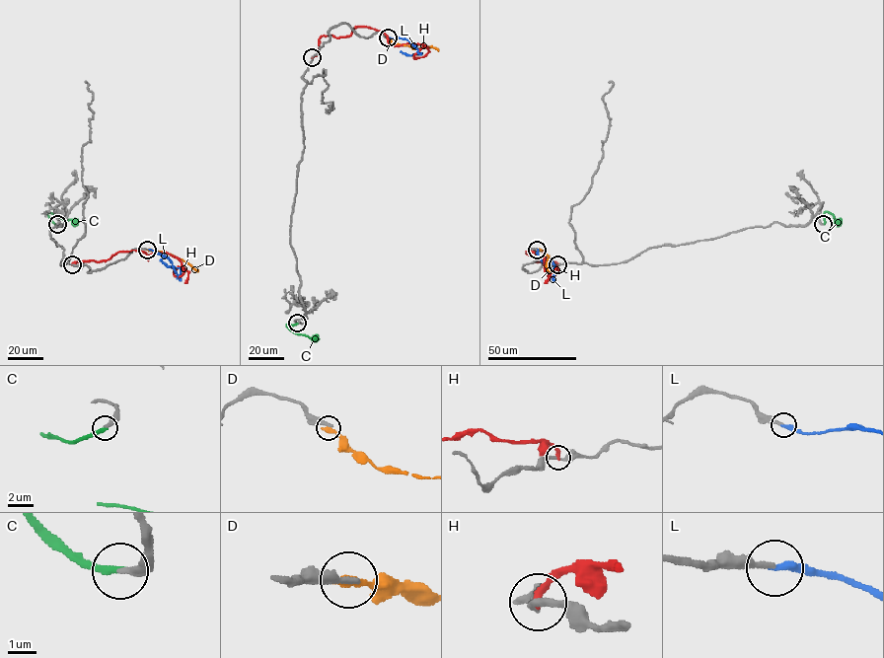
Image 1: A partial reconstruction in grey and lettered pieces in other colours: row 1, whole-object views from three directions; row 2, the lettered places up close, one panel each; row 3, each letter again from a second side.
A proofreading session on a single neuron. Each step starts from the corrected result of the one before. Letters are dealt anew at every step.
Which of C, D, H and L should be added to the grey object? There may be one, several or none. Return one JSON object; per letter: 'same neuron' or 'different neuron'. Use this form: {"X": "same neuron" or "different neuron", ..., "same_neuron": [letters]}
{"C": "same neuron", "D": "different neuron", "H": "different neuron", "L": "same neuron", "same_neuron": ["C", "L"]}

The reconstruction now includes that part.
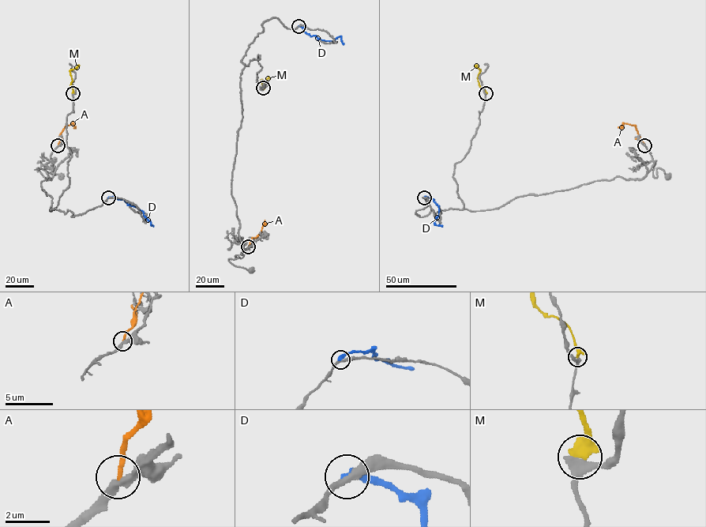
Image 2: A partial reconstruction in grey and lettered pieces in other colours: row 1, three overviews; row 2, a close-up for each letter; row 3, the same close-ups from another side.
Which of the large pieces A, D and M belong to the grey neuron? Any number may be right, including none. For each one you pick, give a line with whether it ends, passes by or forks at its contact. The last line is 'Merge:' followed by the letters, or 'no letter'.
Merge: no letter

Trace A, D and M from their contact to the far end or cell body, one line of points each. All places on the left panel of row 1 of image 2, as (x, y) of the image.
A: (58, 145), (59, 135), (64, 128), (72, 123), (74, 127)
D: (108, 197), (123, 199), (135, 206), (143, 212), (153, 227)
M: (73, 93), (69, 72), (79, 65)

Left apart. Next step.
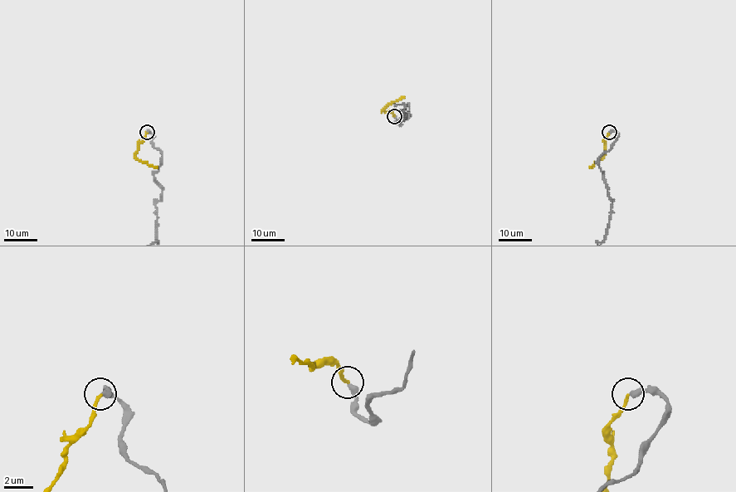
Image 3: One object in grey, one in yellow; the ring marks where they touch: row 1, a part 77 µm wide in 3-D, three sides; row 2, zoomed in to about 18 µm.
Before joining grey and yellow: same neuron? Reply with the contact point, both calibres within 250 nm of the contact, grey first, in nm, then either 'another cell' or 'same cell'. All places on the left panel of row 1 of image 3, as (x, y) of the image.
(147, 132) | 400/220 nm | same cell

